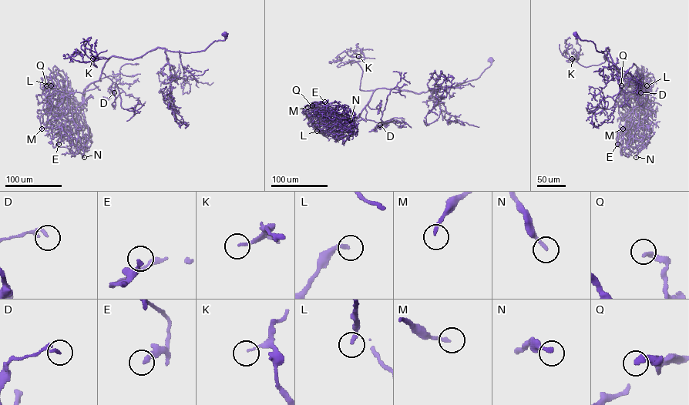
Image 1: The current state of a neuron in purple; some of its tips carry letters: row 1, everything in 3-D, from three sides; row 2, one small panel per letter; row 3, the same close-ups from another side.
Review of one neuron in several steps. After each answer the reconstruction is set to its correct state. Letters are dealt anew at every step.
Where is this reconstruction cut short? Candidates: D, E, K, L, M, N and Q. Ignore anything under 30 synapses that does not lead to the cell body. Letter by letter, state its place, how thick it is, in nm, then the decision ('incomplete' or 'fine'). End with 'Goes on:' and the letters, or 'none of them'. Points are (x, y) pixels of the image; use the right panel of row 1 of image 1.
D: place (640, 92); calibre 180 nm; fine
E: place (617, 144); calibre 280 nm; fine
K: place (572, 58); calibre 110 nm; fine
L: place (646, 85); calibre 240 nm; fine
M: place (623, 128); calibre 180 nm; fine
N: place (636, 157); calibre 200 nm; fine
Q: place (621, 85); calibre 280 nm; fine
Goes on: none of them

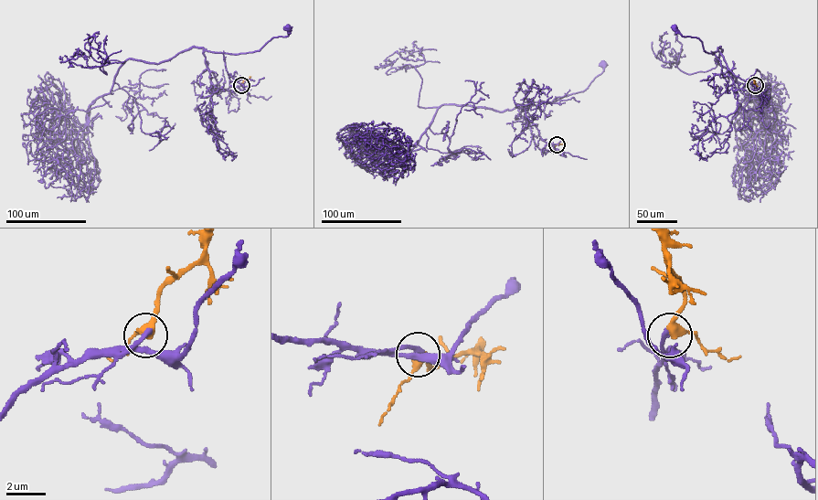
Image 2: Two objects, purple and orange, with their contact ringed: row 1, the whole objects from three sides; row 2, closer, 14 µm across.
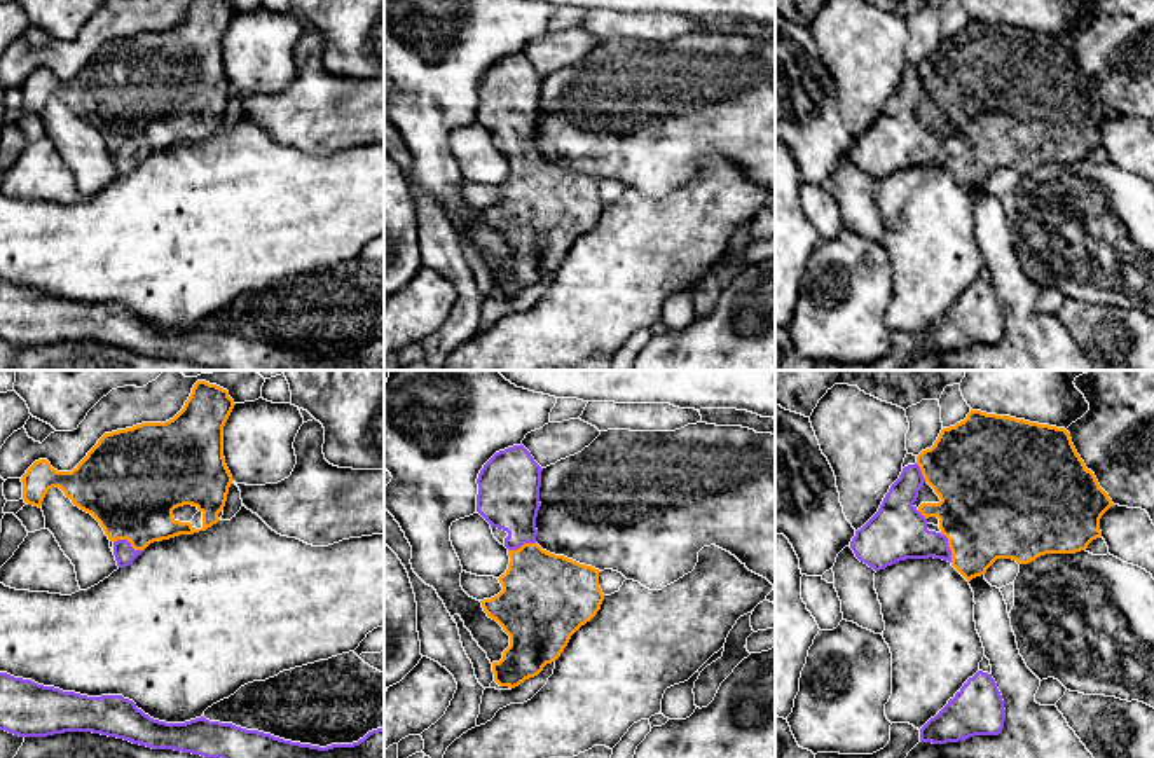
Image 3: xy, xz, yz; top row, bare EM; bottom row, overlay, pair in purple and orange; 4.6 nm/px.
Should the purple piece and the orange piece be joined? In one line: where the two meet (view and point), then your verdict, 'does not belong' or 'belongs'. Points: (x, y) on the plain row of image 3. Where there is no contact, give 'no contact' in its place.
xy (128, 151) | belongs

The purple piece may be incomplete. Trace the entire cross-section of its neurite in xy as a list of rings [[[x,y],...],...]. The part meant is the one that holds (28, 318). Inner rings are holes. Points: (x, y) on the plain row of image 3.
[[[0,281],[0,339],[19,346],[93,341],[223,370],[384,370],[384,337],[353,353],[319,356],[204,325],[166,332],[150,327],[122,304],[87,306],[7,281]]]

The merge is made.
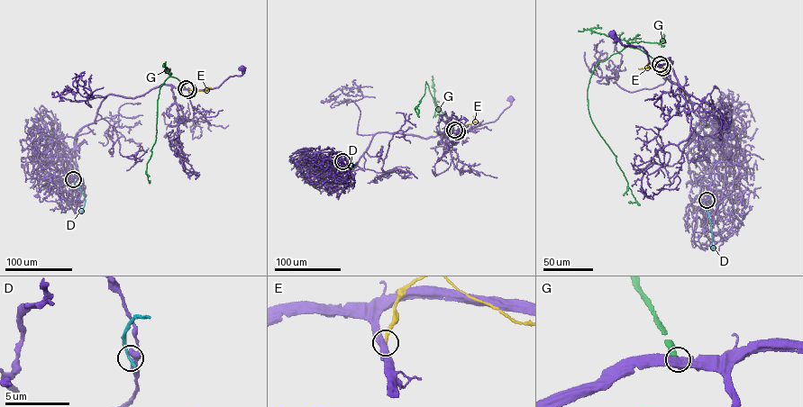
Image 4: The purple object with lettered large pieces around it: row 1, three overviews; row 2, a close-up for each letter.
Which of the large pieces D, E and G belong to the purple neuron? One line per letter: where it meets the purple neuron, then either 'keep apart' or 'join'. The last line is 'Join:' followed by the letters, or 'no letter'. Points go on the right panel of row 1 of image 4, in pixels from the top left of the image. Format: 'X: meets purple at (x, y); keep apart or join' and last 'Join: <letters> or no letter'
D: meets purple at (707, 200); keep apart
E: meets purple at (662, 67); keep apart
G: meets purple at (660, 64); keep apart
Join: no letter

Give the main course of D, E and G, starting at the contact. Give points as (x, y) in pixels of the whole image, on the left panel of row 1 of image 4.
D: (73, 179), (85, 200), (81, 212)
E: (188, 90), (211, 88)
G: (186, 88), (177, 79), (171, 76), (160, 86), (156, 140), (147, 164), (150, 181)

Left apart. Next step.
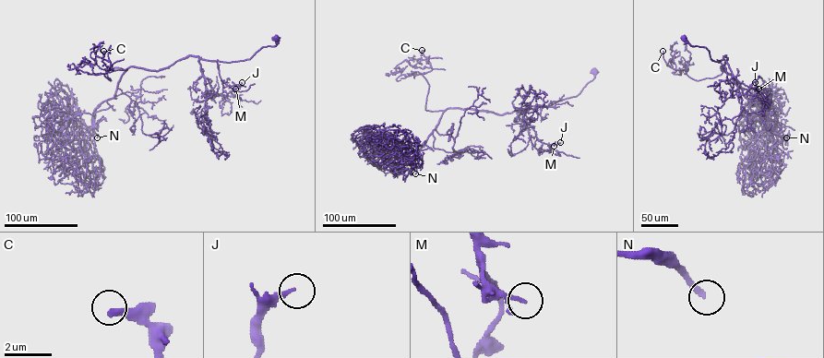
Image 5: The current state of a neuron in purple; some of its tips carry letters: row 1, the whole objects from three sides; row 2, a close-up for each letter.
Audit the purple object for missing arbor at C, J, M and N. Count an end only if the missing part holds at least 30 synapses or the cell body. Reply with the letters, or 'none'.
C, N

